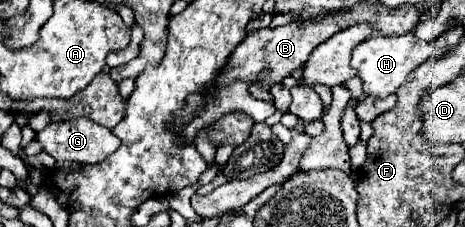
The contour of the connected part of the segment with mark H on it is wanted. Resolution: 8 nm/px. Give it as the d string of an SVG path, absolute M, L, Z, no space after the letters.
M412 32L402 34L402 36L390 36L390 38L388 36L374 36L374 38L360 42L354 48L352 58L350 58L350 66L362 78L362 90L366 96L386 98L386 96L396 92L396 88L402 84L402 80L406 80L406 76L414 68L418 68L426 60L442 56L442 54L446 54L446 48L438 50L434 44L416 38Z

